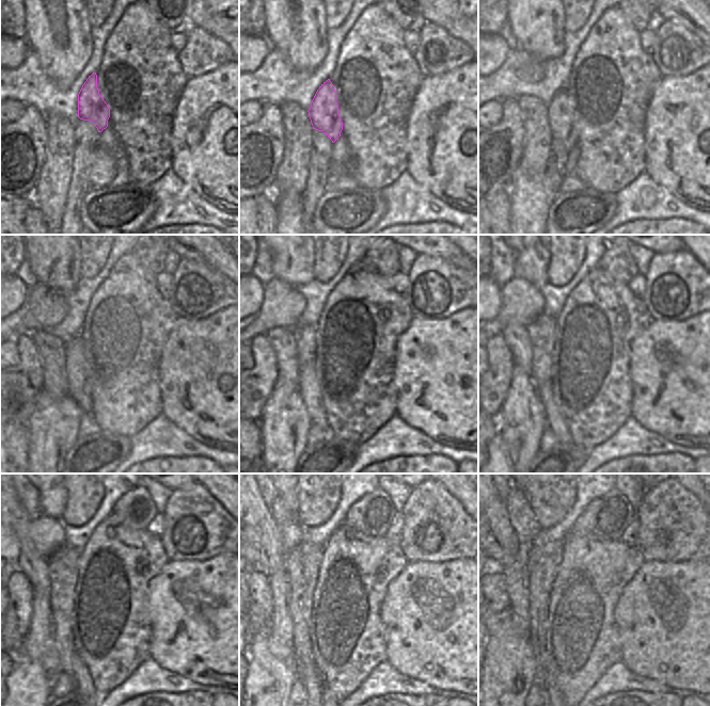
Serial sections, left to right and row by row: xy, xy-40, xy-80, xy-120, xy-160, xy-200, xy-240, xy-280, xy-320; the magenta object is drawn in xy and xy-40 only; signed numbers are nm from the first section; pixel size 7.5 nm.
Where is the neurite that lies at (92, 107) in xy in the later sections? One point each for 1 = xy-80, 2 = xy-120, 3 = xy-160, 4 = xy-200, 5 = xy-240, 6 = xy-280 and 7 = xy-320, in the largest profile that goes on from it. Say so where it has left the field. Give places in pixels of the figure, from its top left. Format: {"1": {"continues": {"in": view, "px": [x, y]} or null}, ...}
{"1": {"continues": {"in": "xy-80", "px": [558, 115]}}, "2": {"continues": {"in": "xy-120", "px": [75, 365]}}, "3": {"continues": {"in": "xy-160", "px": [308, 387]}}, "4": {"continues": {"in": "xy-200", "px": [542, 345]}}, "5": {"continues": {"in": "xy-240", "px": [62, 583]}}, "6": {"continues": {"in": "xy-280", "px": [301, 583]}}, "7": {"continues": {"in": "xy-320", "px": [539, 582]}}}

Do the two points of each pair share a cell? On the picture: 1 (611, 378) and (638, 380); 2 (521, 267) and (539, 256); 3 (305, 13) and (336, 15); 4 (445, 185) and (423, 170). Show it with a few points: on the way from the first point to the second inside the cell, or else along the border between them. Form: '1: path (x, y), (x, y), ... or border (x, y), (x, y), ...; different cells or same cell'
1: border (628, 354), (628, 374), (632, 388), (631, 404); different cells
2: path (525, 266), (535, 256); same cell
3: border (325, 11), (325, 25), (328, 28); different cells
4: path (440, 179), (436, 175), (428, 173); same cell

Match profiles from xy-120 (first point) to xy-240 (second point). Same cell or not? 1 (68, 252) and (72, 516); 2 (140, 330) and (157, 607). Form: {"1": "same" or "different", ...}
{"1": "different", "2": "different"}

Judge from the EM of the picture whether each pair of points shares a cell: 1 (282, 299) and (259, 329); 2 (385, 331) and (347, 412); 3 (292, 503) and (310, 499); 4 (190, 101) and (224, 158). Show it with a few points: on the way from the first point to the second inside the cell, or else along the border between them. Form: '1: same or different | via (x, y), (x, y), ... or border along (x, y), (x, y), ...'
1: same | via (280, 306), (265, 321)
2: same | via (375, 351), (369, 367), (358, 381), (358, 391)
3: different | border along (297, 484), (297, 510), (295, 512)
4: same | via (190, 119), (187, 131), (198, 146), (206, 146)

